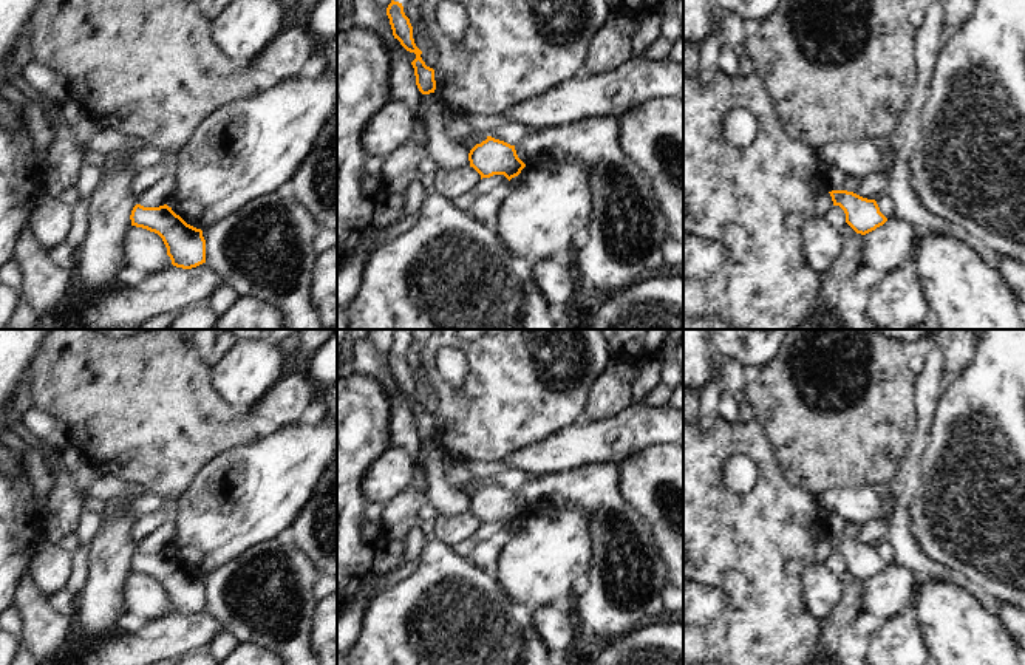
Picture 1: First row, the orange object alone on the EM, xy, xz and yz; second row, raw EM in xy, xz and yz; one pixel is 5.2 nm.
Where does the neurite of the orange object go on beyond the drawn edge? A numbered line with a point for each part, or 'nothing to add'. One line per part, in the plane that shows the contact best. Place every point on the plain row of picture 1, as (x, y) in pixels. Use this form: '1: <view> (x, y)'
nothing to add

